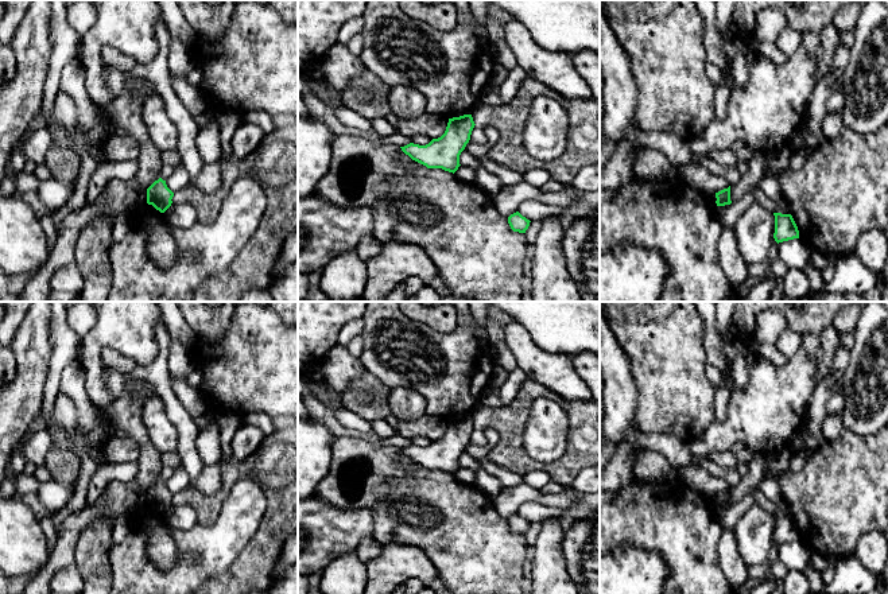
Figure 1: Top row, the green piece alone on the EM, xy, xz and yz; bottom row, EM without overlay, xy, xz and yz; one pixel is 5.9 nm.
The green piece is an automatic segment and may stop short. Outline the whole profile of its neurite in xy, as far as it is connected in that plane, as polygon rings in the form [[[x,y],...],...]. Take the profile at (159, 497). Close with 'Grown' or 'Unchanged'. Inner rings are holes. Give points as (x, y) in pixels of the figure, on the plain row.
[[[159,480],[147,490],[147,505],[160,515],[164,515],[172,505],[174,494],[167,489],[166,482]]]. Unchanged

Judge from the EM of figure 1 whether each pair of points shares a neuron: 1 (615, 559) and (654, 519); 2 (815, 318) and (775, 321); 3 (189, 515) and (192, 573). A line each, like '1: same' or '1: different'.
1: different
2: different
3: different

